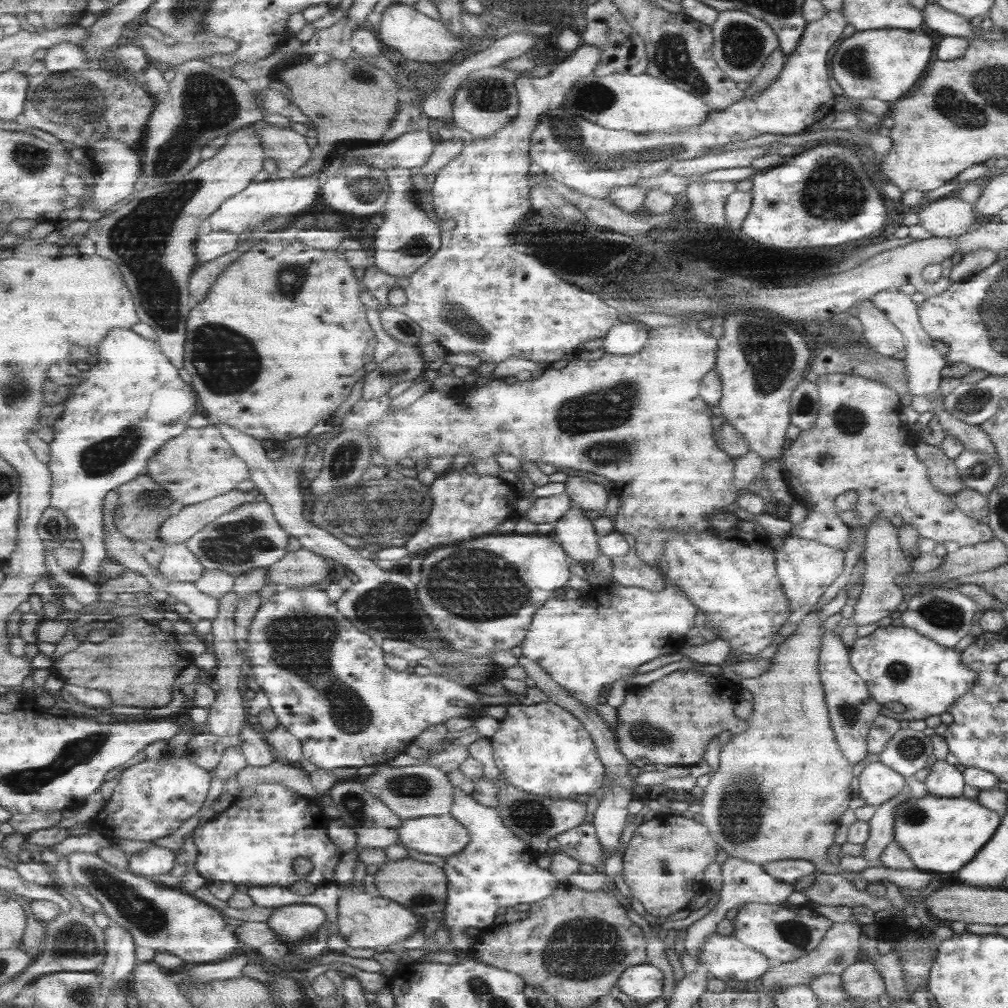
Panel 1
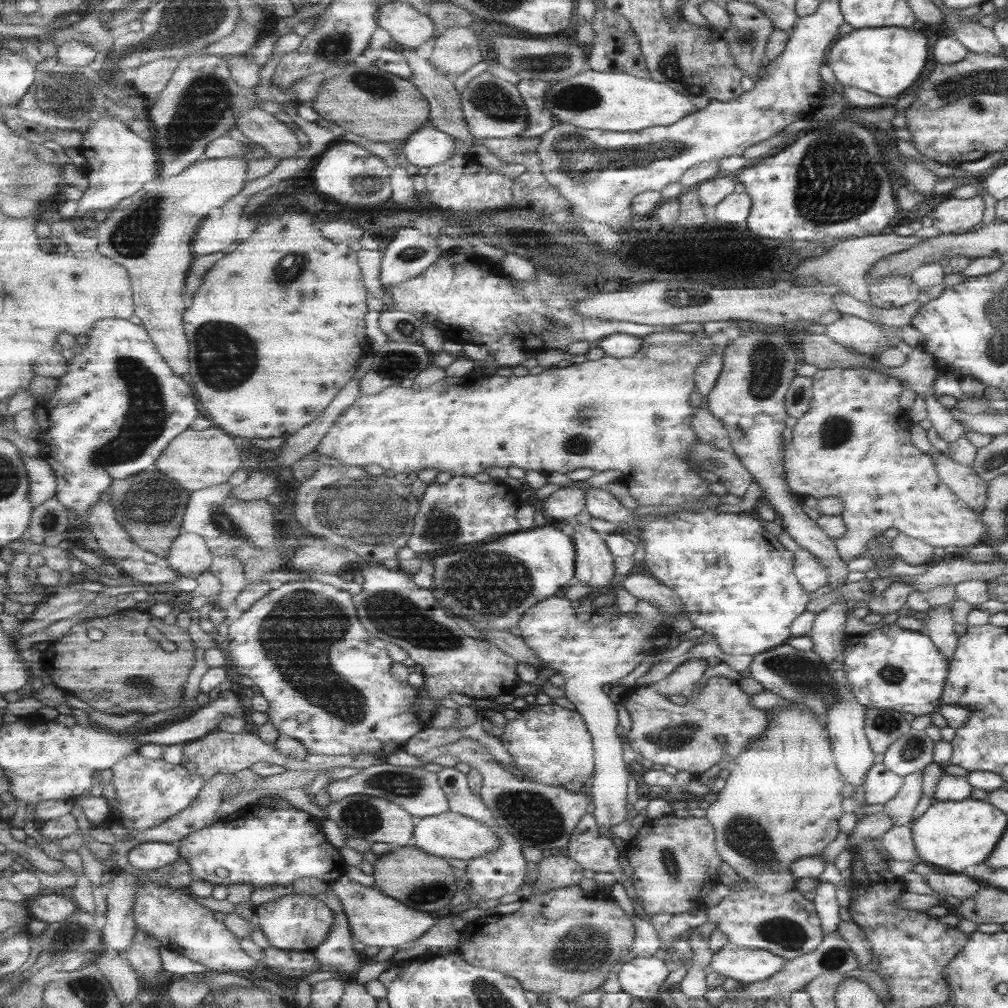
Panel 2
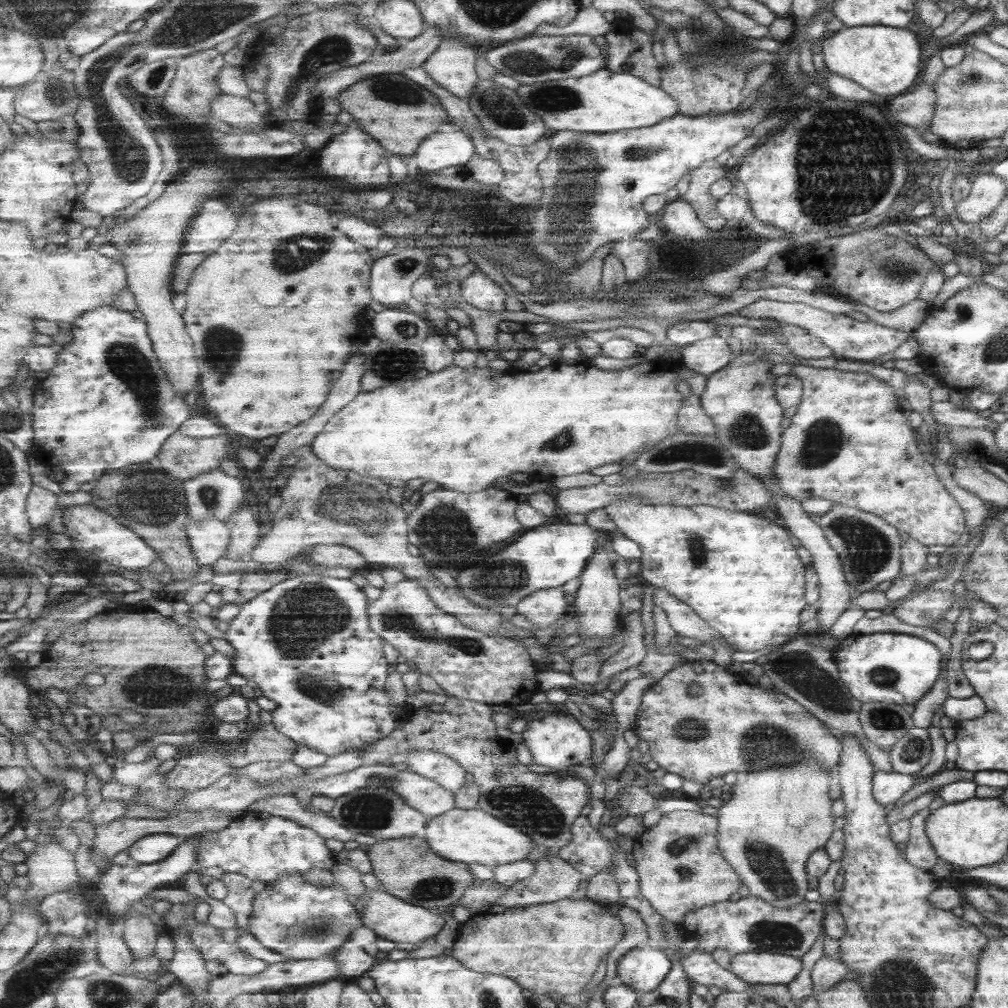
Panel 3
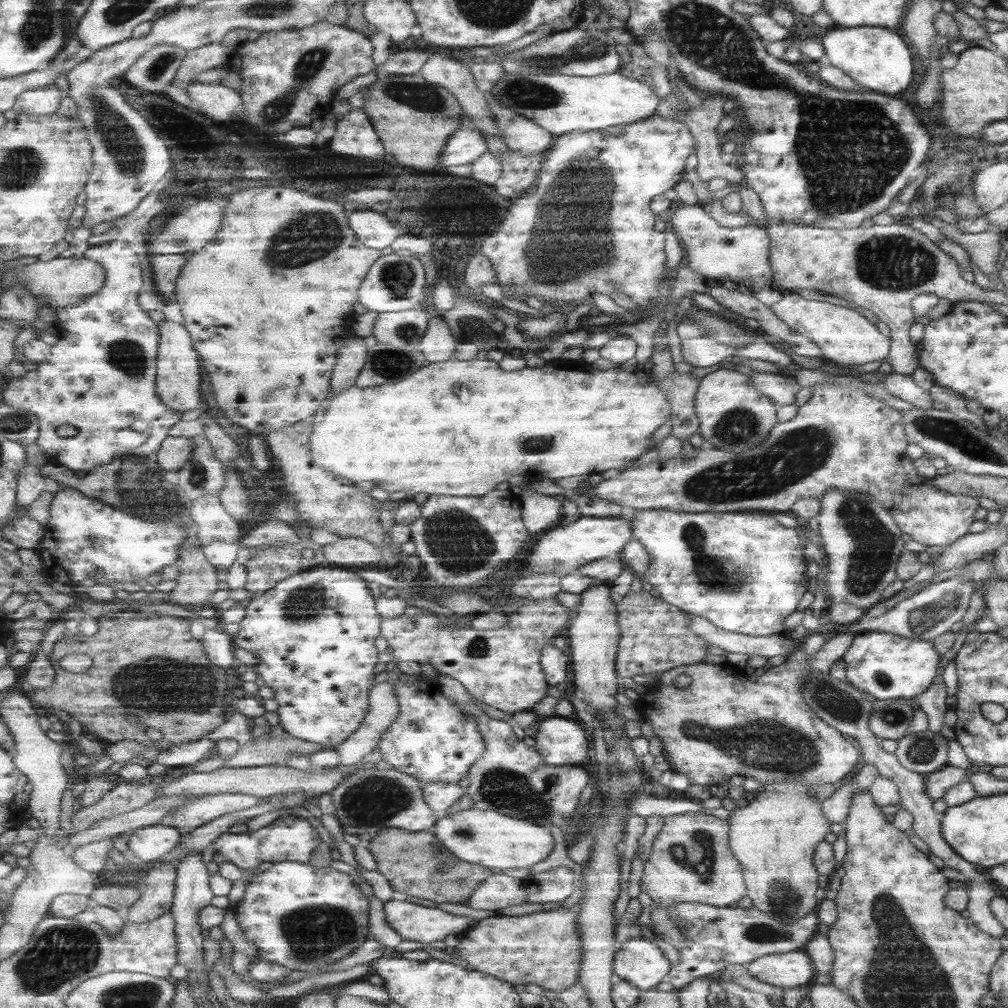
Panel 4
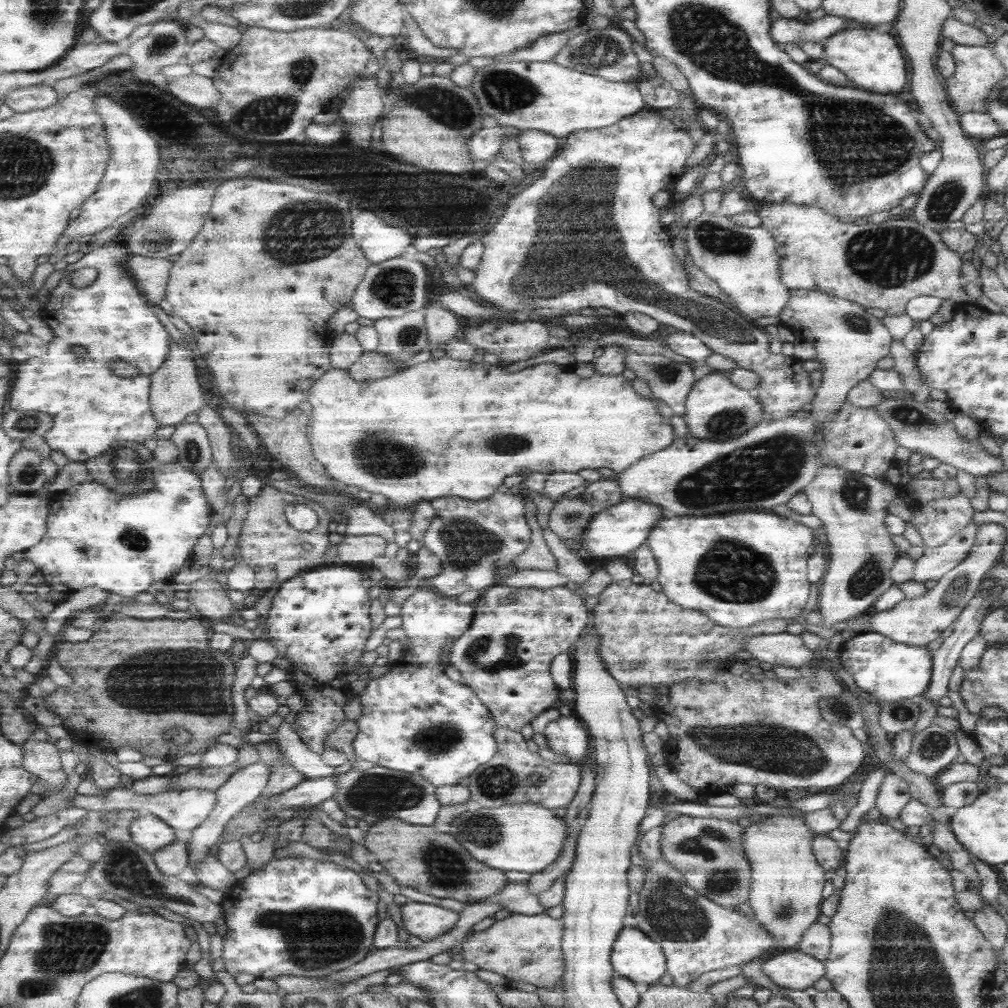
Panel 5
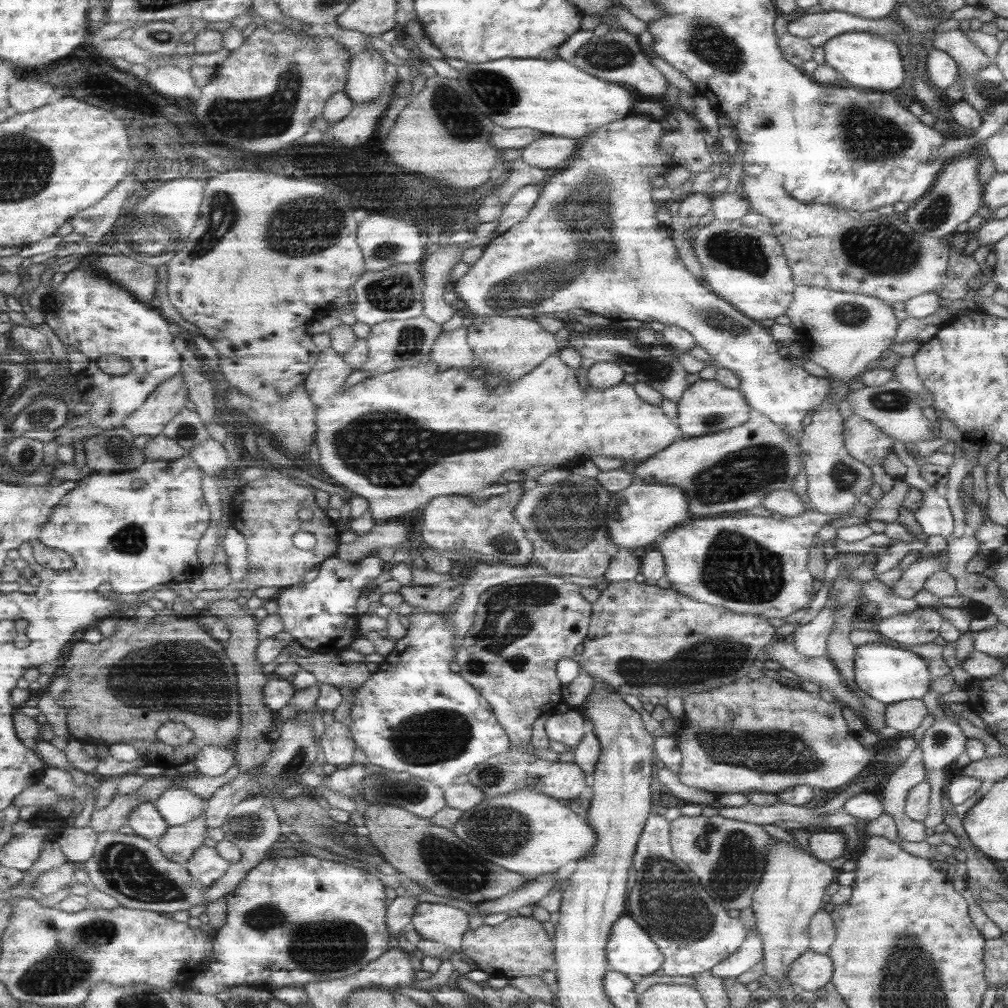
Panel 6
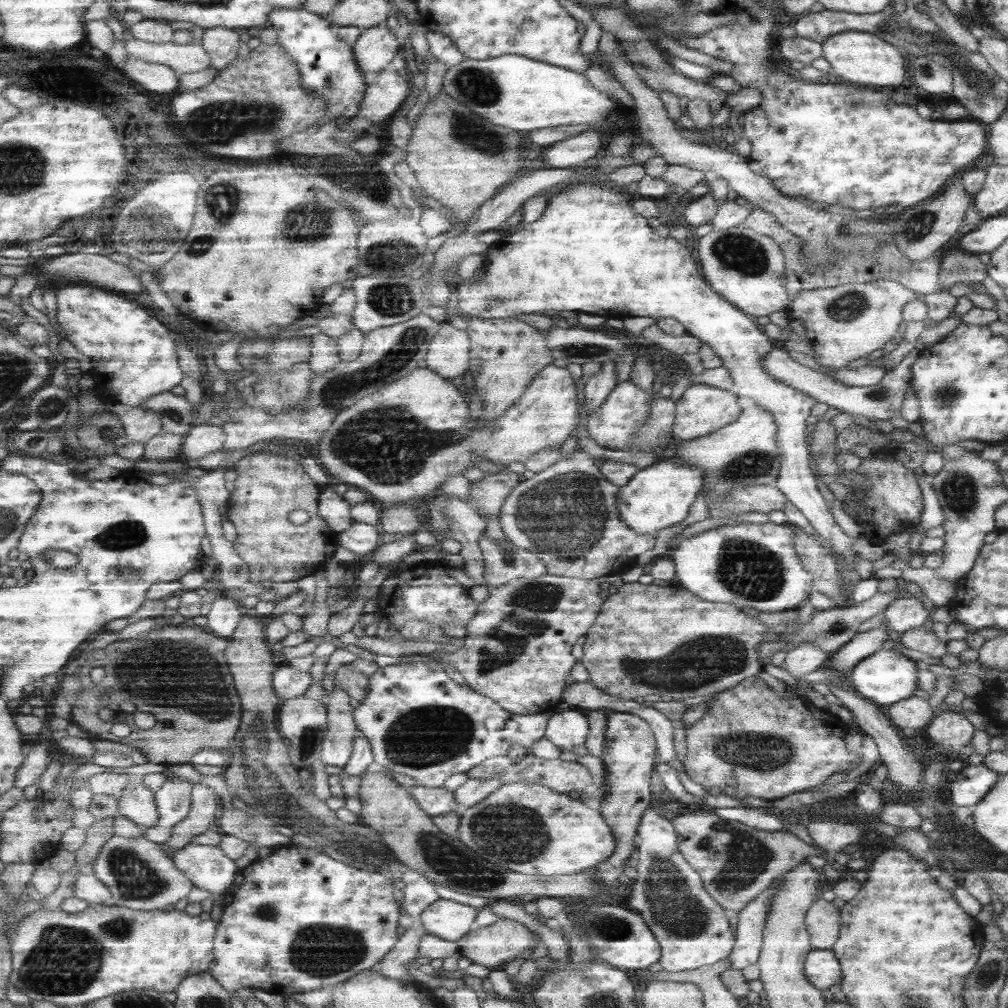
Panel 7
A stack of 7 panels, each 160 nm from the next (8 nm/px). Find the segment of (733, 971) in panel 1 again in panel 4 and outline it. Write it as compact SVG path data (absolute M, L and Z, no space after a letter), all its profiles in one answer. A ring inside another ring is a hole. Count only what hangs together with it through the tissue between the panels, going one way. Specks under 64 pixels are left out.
M802 950L761 956L744 967L753 978L781 989L805 985L815 973Z

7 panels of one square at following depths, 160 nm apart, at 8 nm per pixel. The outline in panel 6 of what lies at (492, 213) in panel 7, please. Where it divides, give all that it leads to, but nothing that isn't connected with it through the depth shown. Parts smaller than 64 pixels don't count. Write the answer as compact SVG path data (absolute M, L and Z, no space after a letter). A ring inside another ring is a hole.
M517 158L519 162L513 160L511 168L511 174L508 180L501 186L501 190L498 190L499 200L502 202L502 206L505 207L515 194L522 188L529 187L530 185L539 185L541 182L547 182L549 180L549 172L545 170L537 170L529 164L525 164L522 158Z

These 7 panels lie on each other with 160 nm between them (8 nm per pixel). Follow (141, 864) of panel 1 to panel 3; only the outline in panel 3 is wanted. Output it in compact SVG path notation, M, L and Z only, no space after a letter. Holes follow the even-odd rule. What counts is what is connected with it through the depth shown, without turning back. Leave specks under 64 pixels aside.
M150 834L130 846L129 858L141 864L159 863L169 858L183 841L184 838L176 834Z

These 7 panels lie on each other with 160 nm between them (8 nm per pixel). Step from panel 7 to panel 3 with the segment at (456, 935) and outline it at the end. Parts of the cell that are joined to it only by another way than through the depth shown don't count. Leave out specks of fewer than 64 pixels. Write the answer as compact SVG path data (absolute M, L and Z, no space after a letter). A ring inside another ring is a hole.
M367 890L359 896L359 900L364 905L362 921L364 926L370 928L379 937L393 942L411 942L417 944L424 942L429 936L437 936L445 924L445 920L436 910L424 906L417 906L399 898L397 895L389 894L385 890Z

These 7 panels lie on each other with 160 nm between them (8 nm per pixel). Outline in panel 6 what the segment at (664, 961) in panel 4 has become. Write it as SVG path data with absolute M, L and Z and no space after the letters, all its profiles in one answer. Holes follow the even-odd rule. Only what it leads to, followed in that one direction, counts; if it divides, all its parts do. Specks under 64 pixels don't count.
M622 914L612 926L608 970L639 978L654 974L664 965L664 953L649 931L631 914Z

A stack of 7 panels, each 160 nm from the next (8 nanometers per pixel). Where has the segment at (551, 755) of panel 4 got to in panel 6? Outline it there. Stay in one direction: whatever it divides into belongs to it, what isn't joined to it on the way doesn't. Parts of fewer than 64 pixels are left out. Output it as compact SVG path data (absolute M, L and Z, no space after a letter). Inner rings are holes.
M570 709L565 714L554 714L547 720L546 732L555 742L562 742L575 750L588 731L588 720L581 709Z

